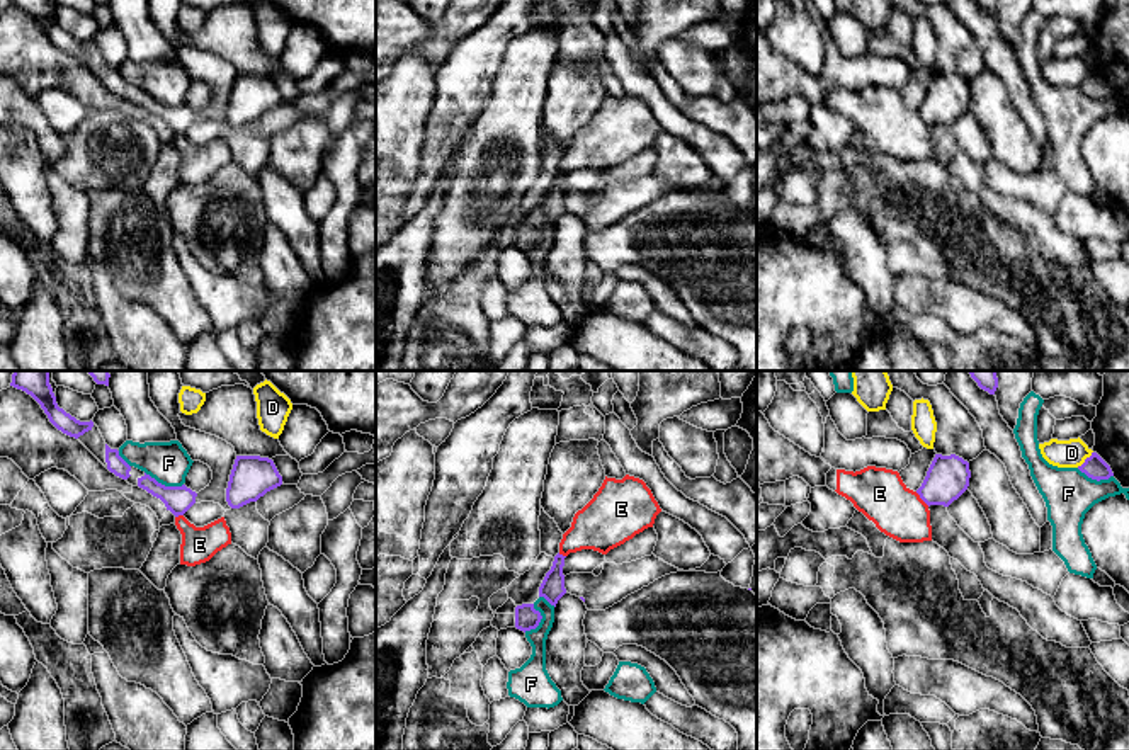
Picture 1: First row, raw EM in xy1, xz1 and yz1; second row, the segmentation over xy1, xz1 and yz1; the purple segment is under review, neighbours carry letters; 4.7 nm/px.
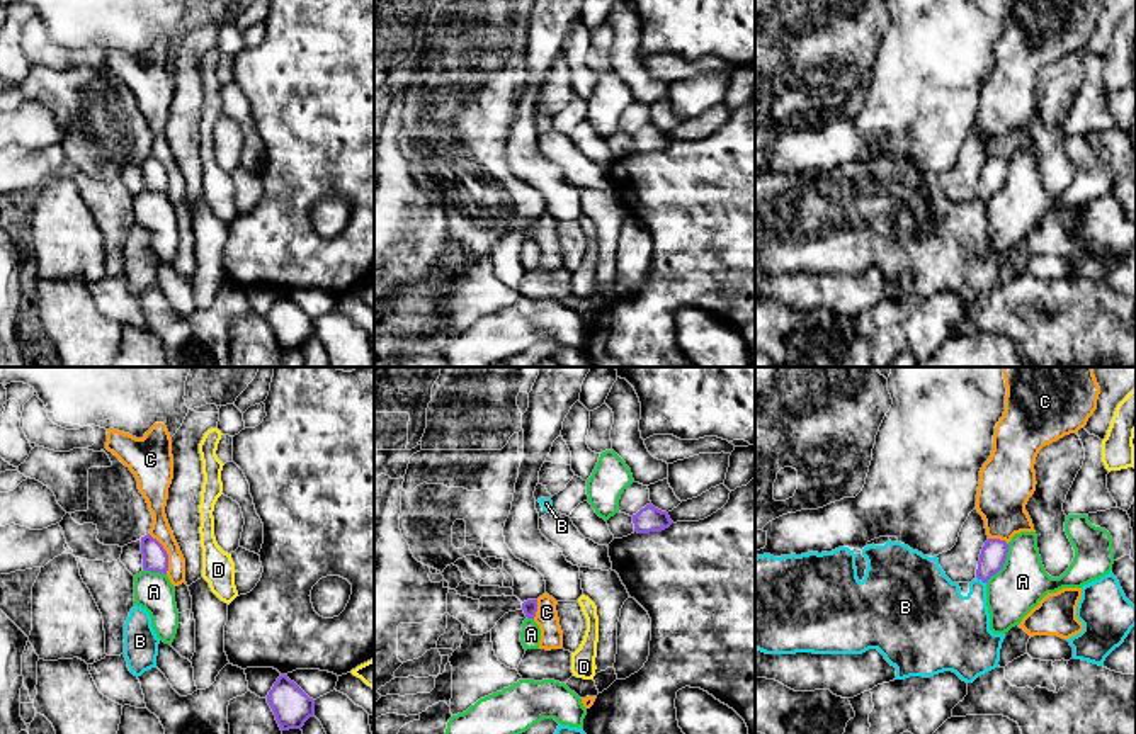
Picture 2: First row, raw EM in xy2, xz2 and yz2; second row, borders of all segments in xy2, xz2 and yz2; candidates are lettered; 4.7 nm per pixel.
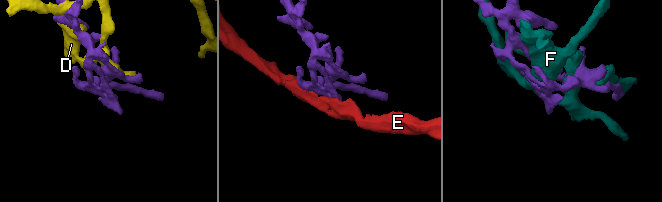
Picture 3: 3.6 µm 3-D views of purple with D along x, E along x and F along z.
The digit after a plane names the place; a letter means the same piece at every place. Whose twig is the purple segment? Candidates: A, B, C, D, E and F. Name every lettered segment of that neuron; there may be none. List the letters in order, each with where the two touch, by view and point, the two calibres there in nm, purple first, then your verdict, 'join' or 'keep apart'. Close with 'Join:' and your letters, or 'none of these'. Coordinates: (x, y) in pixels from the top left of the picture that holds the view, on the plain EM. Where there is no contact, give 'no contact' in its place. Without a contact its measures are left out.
A: meets purple in yz2 at (1004, 182); 120 nm thick on the purple side, 240 nm on the other; keep apart
B: meets purple in yz2 at (982, 199); 120 nm thick on the purple side, 300 nm on the other; keep apart
C: meets purple in xy2 at (165, 172); 120 nm thick on the purple side, 90 nm on the other; keep apart
D: meets purple in yz1 at (1085, 79); 110 nm thick on the purple side, 130 nm on the other; keep apart
E: meets purple in yz1 at (922, 118); 200 nm thick on the purple side, 240 nm on the other; keep apart
F: meets purple in xy1 at (164, 104); 130 nm thick on the purple side, 200 nm on the other; keep apart
Join: none of these

